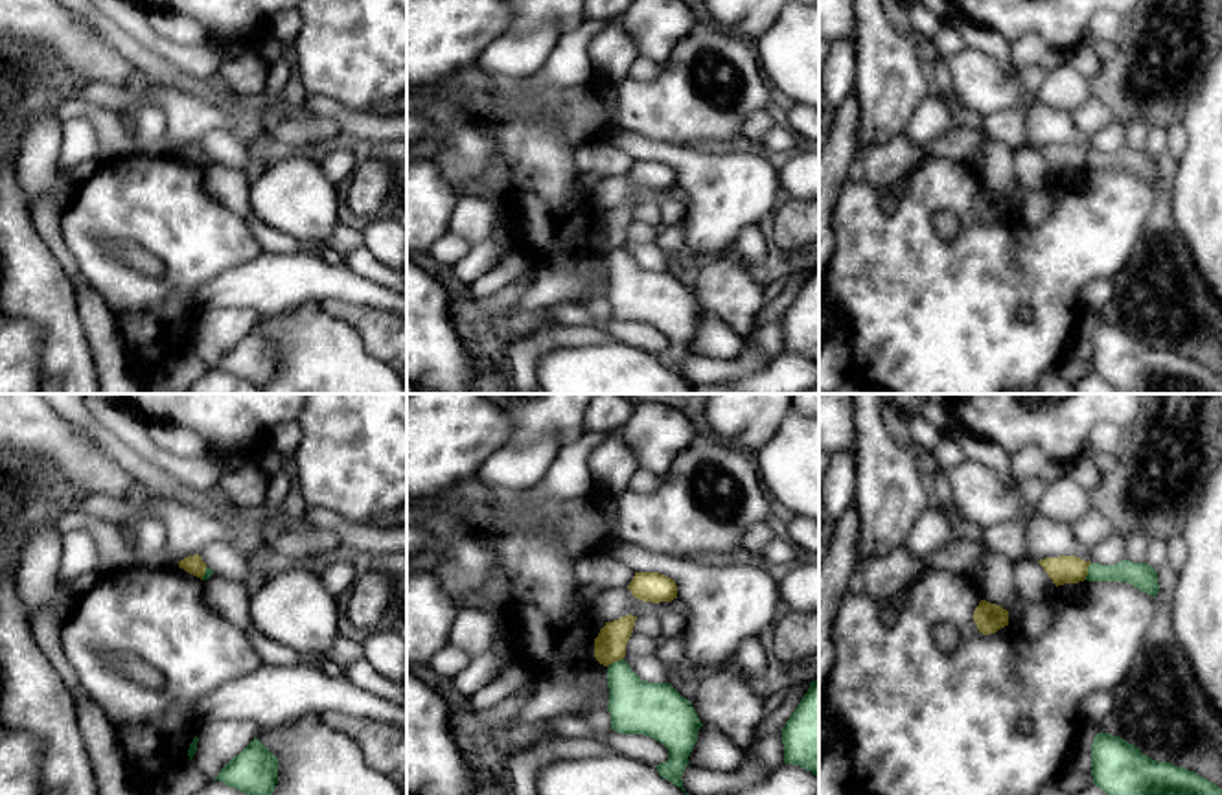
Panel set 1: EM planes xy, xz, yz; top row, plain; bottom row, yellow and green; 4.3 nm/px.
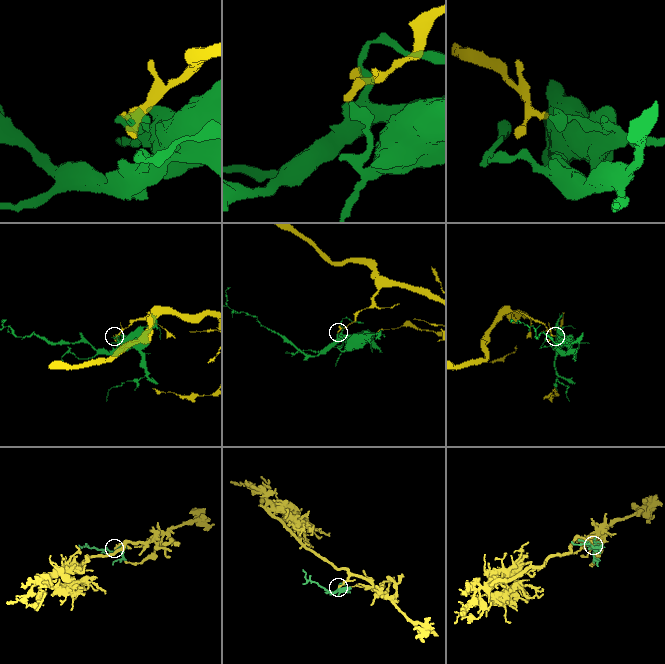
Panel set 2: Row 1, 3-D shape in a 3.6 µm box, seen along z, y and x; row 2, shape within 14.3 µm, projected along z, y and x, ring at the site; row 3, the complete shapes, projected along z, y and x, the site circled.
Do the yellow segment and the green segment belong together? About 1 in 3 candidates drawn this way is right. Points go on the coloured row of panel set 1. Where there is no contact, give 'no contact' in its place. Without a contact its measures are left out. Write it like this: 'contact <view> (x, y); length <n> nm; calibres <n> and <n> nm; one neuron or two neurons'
contact yz (1086, 571); length 80 nm; calibres 130 and 110 nm; two neurons

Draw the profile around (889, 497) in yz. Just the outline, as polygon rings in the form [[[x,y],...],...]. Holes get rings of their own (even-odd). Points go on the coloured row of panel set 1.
[[[852,394],[856,425],[856,506],[859,513],[858,563],[904,547],[915,521],[928,510],[928,495],[911,455],[900,447],[882,418],[883,394]]]

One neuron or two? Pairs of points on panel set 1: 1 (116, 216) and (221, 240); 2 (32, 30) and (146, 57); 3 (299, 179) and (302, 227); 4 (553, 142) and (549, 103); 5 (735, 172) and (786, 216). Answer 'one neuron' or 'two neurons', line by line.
1: one neuron
2: two neurons
3: one neuron
4: one neuron
5: two neurons

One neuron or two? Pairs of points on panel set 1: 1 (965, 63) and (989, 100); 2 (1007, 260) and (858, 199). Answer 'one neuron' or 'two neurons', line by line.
1: one neuron
2: one neuron

